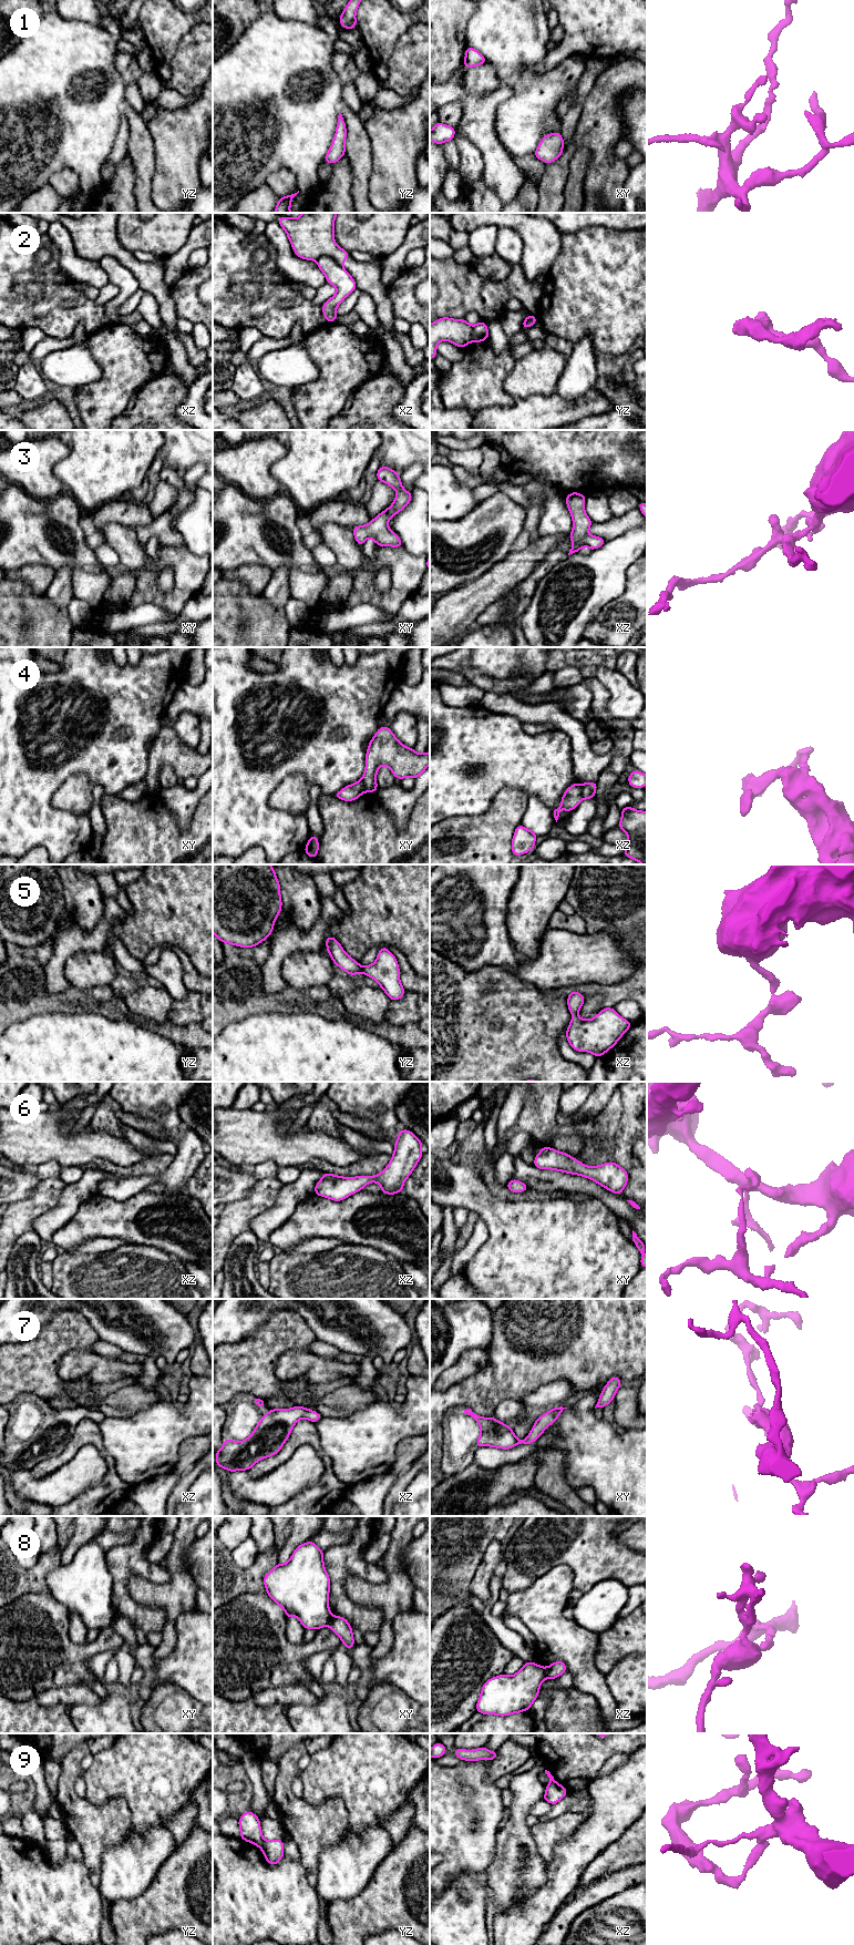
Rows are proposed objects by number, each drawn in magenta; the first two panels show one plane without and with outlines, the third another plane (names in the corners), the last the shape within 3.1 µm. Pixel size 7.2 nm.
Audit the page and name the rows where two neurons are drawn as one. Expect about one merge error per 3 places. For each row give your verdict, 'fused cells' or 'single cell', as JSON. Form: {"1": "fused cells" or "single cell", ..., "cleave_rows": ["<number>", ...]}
{"1": "single cell", "2": "fused cells", "3": "single cell", "4": "fused cells", "5": "single cell", "6": "single cell", "7": "single cell", "8": "fused cells", "9": "fused cells", "cleave_rows": ["2", "4", "8", "9"]}

